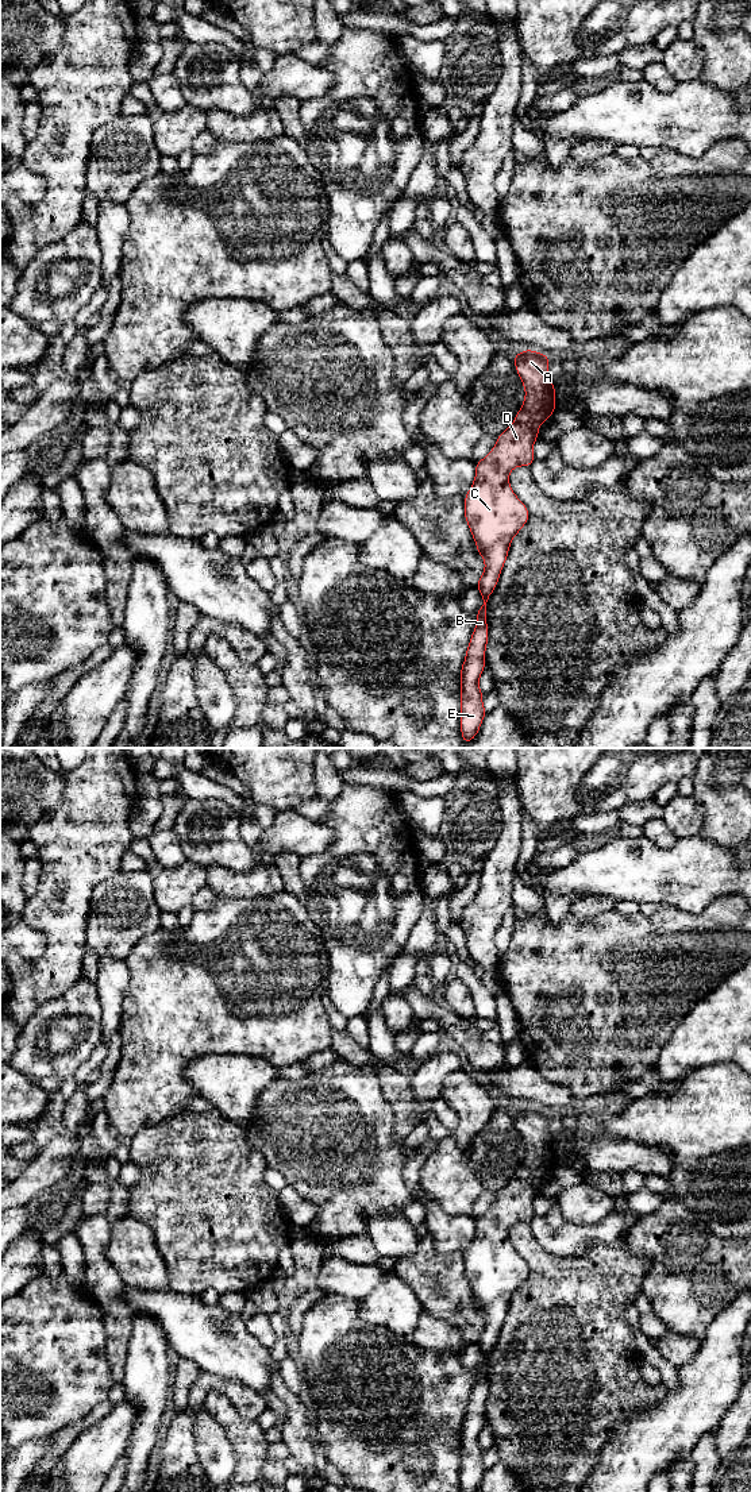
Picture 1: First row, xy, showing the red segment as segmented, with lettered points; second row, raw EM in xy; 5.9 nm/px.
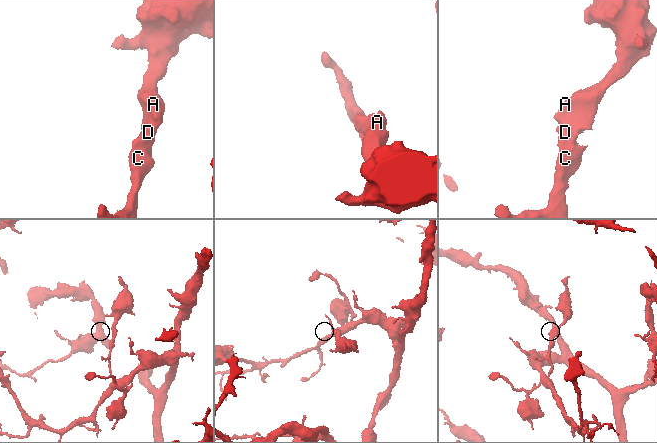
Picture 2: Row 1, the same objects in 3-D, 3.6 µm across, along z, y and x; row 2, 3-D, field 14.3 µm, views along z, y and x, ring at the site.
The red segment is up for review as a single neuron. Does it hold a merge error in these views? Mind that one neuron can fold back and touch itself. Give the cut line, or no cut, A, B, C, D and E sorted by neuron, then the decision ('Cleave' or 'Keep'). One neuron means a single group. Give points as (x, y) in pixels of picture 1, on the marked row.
No split. Groups: A B C D E. Keep

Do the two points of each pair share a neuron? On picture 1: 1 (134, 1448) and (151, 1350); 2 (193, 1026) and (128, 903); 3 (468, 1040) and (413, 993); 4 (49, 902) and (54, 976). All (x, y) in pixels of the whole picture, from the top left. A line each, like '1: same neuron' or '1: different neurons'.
1: same neuron
2: different neurons
3: same neuron
4: same neuron

